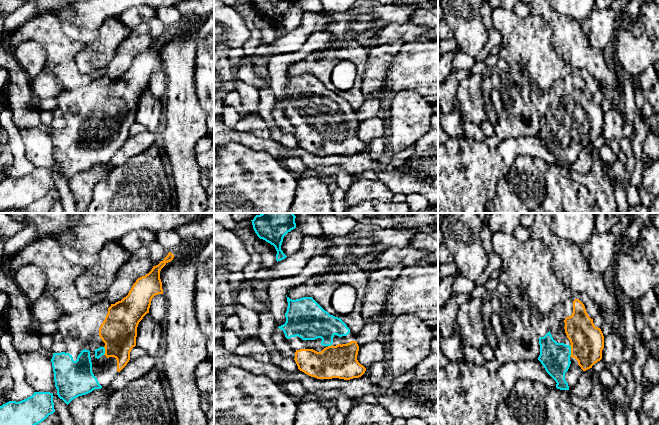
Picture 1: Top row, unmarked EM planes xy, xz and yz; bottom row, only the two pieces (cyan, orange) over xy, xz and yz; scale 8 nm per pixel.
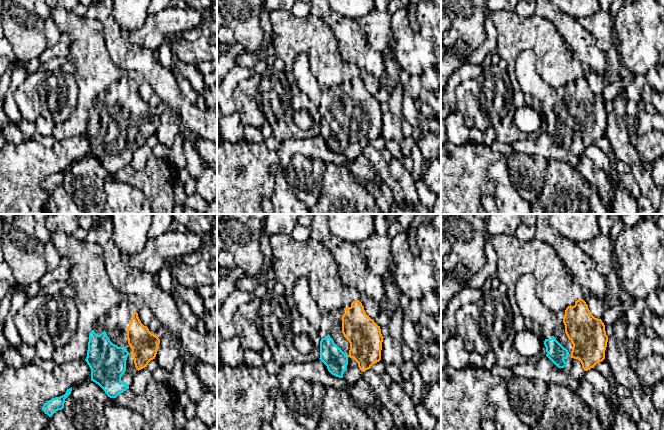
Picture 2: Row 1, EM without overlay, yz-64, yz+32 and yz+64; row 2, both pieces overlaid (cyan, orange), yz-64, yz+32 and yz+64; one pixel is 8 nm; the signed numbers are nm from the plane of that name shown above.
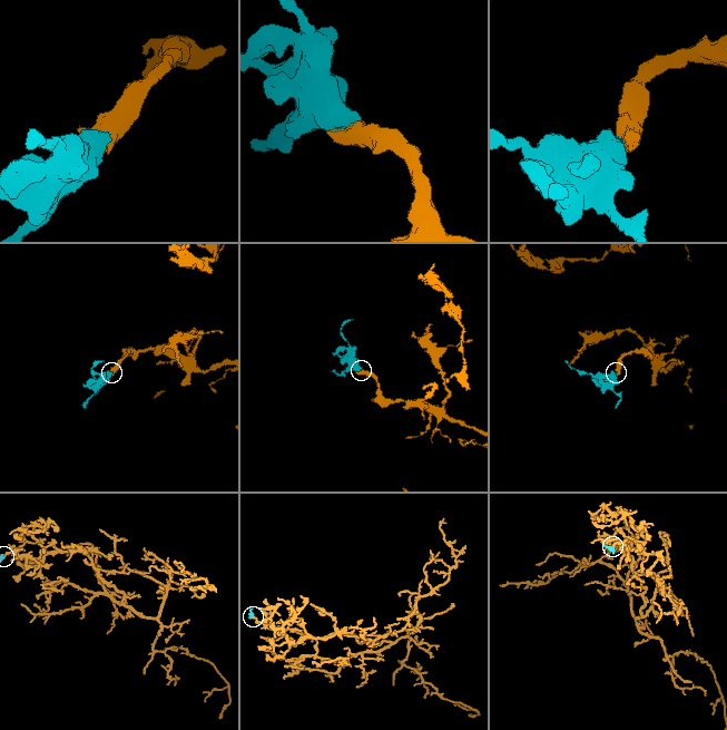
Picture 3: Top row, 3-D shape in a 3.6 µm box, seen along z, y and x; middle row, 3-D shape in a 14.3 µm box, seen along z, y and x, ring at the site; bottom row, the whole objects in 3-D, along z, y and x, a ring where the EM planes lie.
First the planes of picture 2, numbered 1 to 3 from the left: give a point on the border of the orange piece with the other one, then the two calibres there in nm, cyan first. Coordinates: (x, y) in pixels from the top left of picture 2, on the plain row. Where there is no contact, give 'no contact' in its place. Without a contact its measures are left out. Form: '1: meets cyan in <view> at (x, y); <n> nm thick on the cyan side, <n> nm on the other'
1: no contact
2: no contact
3: no contact

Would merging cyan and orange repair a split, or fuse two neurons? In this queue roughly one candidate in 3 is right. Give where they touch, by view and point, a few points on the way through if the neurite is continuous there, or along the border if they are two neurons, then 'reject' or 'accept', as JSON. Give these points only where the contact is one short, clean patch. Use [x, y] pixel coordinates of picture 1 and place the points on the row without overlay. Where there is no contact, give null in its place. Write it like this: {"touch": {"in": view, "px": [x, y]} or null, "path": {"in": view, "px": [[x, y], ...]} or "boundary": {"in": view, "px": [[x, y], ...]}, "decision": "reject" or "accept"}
{"touch": {"in": "yz", "px": [570, 127]}, "path": {"in": "yz", "px": [[555, 133], [562, 128], [570, 127], [579, 125], [587, 117]]}, "decision": "accept"}

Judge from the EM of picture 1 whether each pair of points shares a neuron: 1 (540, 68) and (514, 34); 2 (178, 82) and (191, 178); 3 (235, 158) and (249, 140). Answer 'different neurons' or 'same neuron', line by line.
1: same neuron
2: same neuron
3: different neurons

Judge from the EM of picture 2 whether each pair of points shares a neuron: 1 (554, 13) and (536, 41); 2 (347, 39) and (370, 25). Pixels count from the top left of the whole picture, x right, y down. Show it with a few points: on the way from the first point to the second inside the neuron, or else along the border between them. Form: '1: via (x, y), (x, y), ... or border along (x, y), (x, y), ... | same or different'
1: border along (535, 13), (548, 19), (563, 40) | different
2: border along (355, 21), (365, 34), (369, 44), (375, 49) | different

